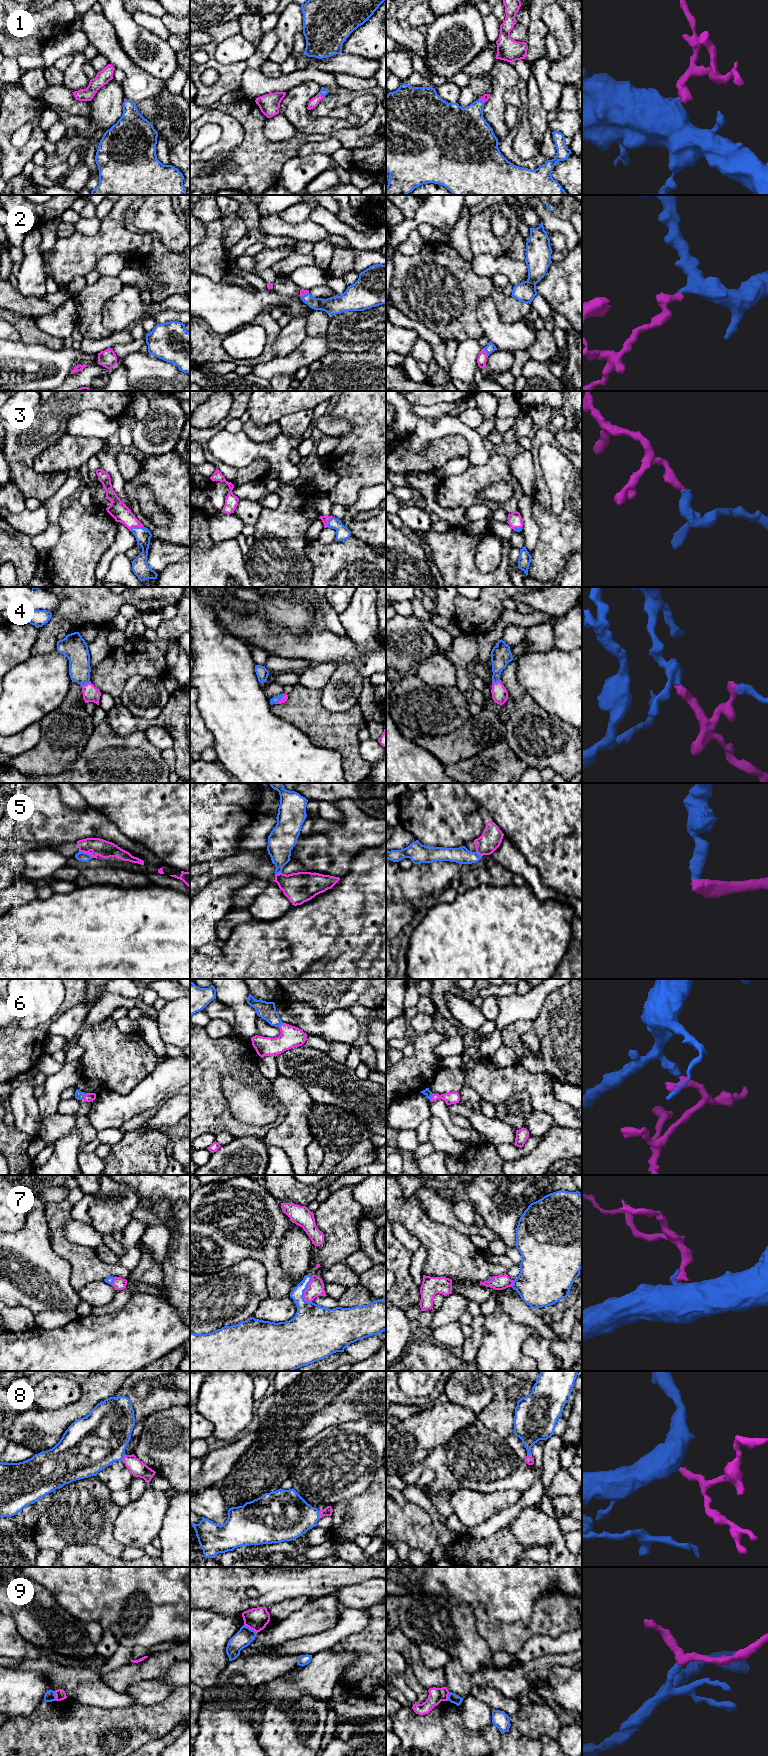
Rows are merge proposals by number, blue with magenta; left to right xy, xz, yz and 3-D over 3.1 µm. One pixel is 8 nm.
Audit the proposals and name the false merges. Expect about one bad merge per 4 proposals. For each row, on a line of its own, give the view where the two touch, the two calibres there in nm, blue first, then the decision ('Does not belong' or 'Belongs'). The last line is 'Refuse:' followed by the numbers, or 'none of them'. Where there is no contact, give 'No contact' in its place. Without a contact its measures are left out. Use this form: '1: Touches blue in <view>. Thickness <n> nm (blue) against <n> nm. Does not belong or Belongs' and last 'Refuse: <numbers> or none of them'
1: Touches blue in xz. Thickness 60 nm (blue) against 70 nm. Belongs
2: Touches blue in yz. Thickness 70 nm (blue) against 80 nm. Belongs
3: Touches blue in xy. Thickness 120 nm (blue) against 150 nm. Belongs
4: Touches blue in xz. Thickness 60 nm (blue) against 50 nm. Belongs
5: Touches blue in xy. Thickness 80 nm (blue) against 140 nm. Does not belong
6: Touches blue in xy. Thickness 70 nm (blue) against 70 nm. Belongs
7: Touches blue in xz. Thickness 260 nm (blue) against 130 nm. Belongs
8: Touches blue in xz. Thickness 380 nm (blue) against 70 nm. Belongs
9: Touches blue in xz. Thickness 140 nm (blue) against 180 nm. Does not belong
Refuse: 5, 9

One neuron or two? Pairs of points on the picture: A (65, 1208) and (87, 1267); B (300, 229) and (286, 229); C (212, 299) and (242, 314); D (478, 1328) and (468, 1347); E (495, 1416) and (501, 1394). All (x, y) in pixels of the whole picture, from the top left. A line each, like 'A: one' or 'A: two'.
A: one
B: one
C: one
D: one
E: one

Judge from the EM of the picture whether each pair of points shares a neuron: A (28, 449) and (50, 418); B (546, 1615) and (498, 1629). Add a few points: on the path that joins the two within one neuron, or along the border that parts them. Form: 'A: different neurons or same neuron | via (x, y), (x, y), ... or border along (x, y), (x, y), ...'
A: same neuron | via (29, 441), (44, 426)
B: same neuron | via (534, 1627), (529, 1630), (510, 1630)

